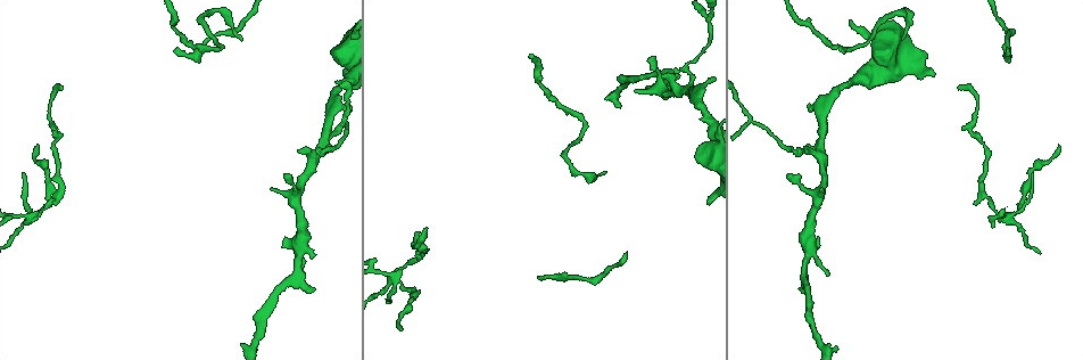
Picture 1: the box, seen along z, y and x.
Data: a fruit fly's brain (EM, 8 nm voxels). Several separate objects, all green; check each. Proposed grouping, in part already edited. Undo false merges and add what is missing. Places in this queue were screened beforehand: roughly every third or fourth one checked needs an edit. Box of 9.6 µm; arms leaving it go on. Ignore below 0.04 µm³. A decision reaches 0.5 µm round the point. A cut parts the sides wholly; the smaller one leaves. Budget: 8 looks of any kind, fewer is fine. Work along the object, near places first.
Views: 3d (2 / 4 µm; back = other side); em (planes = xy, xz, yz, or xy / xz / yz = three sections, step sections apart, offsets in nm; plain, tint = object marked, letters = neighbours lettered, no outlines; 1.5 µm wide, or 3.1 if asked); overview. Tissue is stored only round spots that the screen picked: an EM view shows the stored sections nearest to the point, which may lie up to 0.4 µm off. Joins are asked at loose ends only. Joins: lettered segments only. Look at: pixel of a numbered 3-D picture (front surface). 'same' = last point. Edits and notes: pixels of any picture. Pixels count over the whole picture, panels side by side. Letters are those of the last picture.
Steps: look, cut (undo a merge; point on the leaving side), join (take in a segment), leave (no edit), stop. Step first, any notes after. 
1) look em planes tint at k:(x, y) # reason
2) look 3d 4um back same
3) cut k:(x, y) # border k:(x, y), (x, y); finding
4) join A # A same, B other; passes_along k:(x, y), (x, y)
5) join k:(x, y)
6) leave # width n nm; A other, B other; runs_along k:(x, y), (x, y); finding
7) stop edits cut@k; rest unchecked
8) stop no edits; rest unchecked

look 3d 4um at 1:(399, 276) # three arms meet

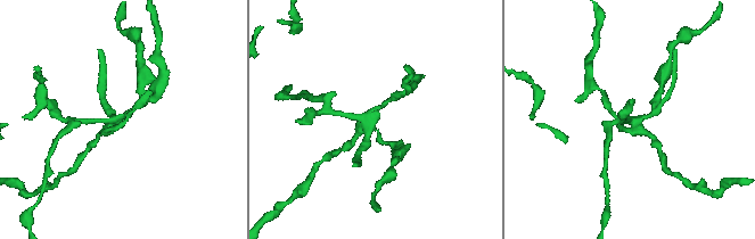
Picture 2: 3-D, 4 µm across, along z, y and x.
look em planes letters at 2:(116, 122) # need the tissue

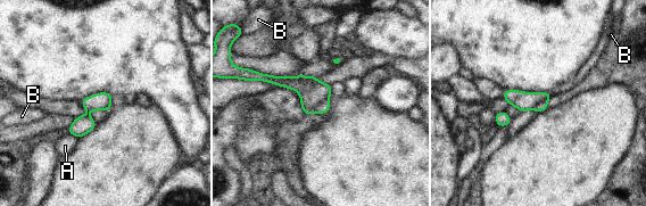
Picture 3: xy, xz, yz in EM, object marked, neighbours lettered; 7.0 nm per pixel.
cut 3:(312, 92) # width 130 nm; A other, B other; border 3:(326, 101), (317, 105), (315, 112); a second neuron is stuck on

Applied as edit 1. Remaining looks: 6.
look overview

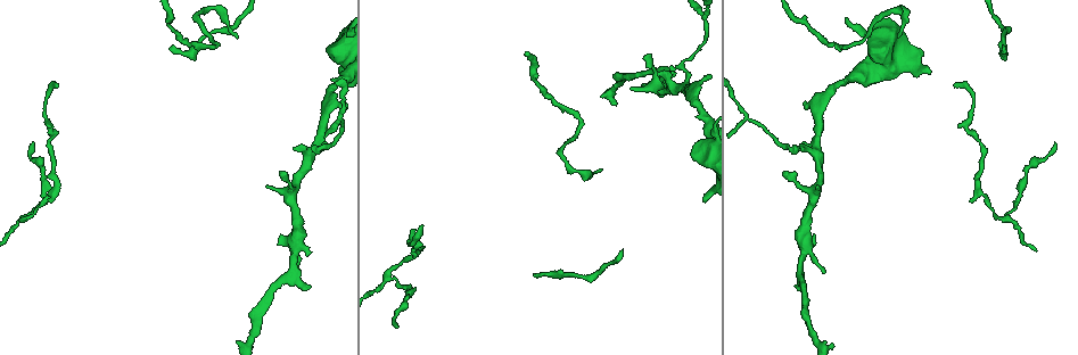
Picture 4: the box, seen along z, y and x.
look em yz step 4 tint at 4:(643, 84) # branch stops here

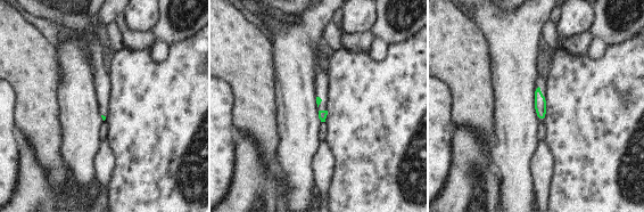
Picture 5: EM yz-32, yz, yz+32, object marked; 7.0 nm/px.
look em xz step 4 letters same # cut it another way

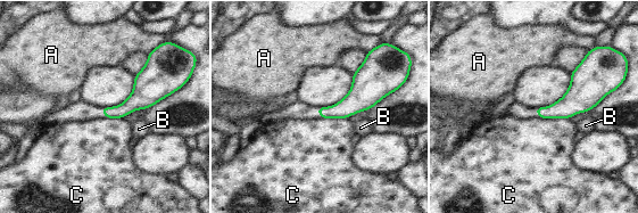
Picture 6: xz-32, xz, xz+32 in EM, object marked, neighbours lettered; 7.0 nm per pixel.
leave # longest_contact C 220 nm; A other, B other, C other; border 6:(538, 116), (568, 119); none of them fits

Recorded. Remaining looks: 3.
stop edits cut@3; rest unchecked

